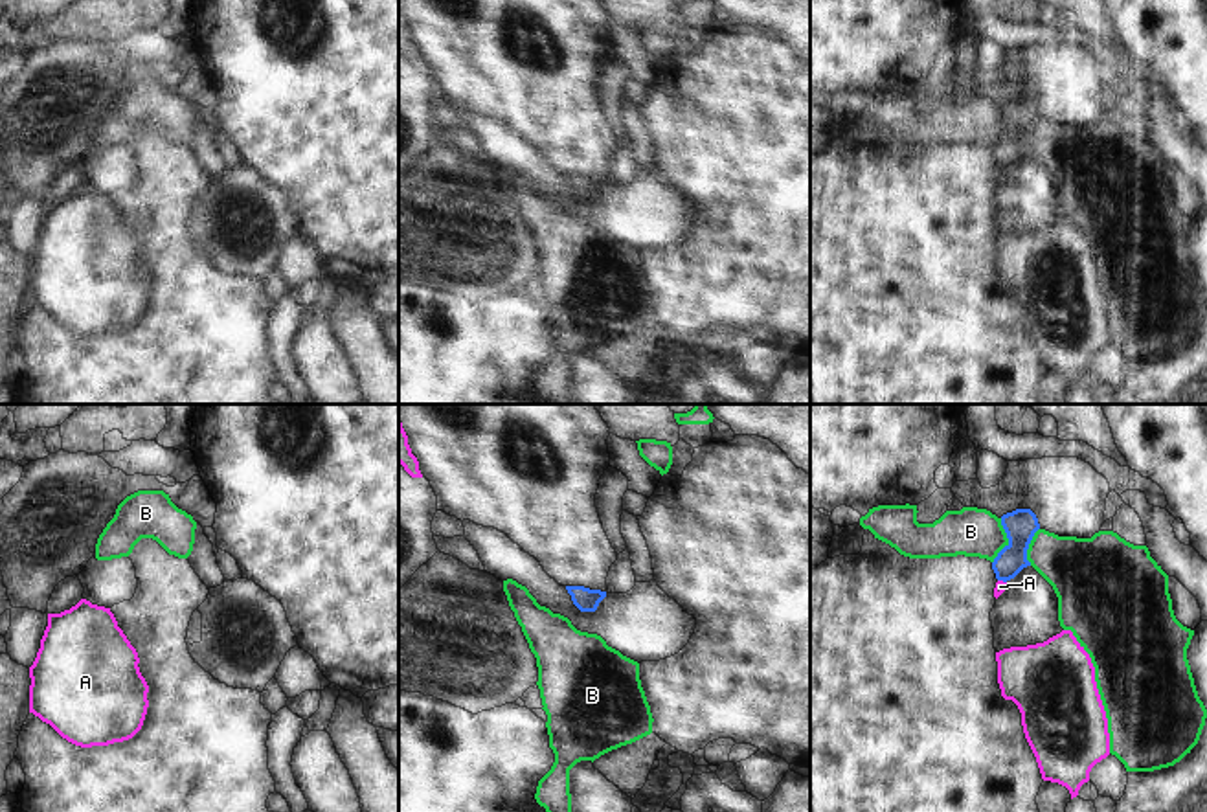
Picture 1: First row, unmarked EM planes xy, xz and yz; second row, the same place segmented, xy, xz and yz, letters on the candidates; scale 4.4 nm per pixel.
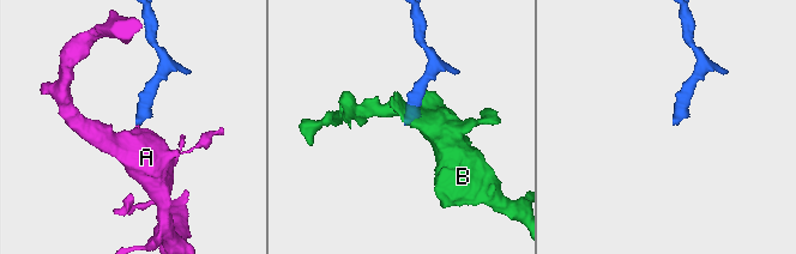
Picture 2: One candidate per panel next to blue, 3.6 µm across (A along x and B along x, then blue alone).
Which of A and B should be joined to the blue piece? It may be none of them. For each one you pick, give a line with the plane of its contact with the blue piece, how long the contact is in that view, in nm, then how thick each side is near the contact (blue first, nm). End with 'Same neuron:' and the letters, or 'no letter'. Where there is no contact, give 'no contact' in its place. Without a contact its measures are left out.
A: meets blue in yz; contact 40 nm long; 140 nm thick on the blue side, 50 nm on the other
Same neuron: A

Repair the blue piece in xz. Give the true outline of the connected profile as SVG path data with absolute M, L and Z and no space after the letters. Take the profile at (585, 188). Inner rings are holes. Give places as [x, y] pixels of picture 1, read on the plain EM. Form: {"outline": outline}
{"outline": "M566 175L566 178L581 200L595 200L599 191L606 186L606 180L590 178L584 175Z"}

